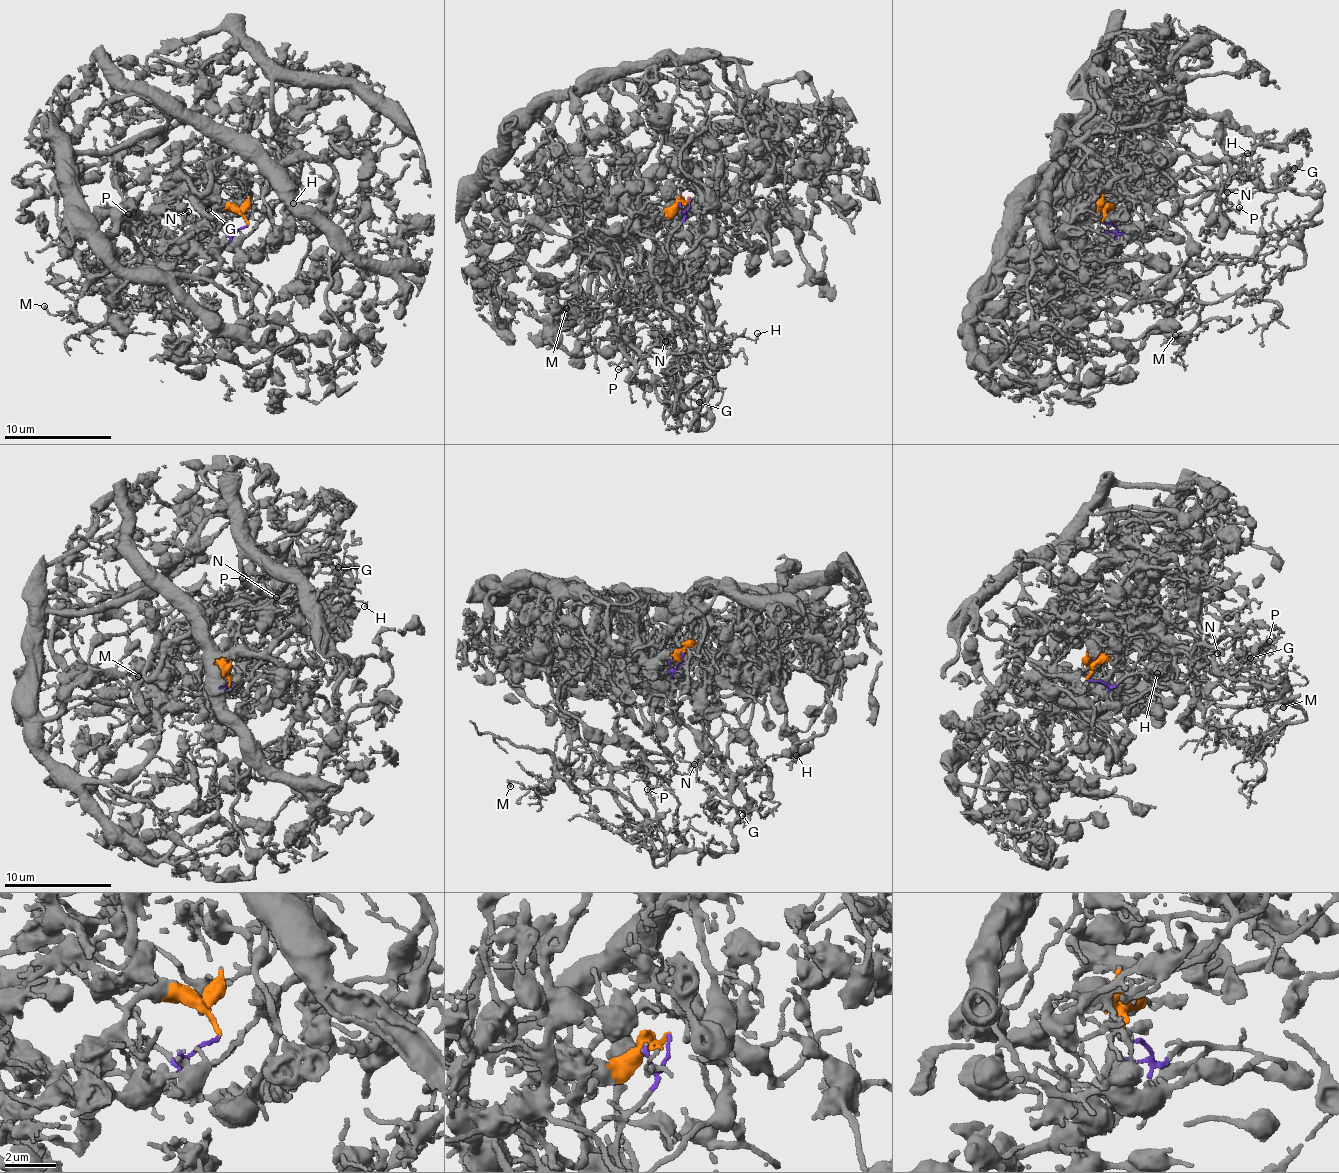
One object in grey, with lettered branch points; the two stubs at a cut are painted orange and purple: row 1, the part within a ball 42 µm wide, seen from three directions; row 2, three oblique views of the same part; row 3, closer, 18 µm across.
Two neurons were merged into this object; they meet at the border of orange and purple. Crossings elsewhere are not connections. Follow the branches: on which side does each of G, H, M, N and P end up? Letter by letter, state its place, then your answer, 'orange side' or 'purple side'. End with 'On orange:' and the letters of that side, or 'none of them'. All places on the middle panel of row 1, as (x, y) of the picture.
G: (699, 402) | purple side
H: (757, 333) | purple side
M: (566, 308) | purple side
N: (665, 341) | purple side
P: (618, 369) | purple side
On orange: none of them

